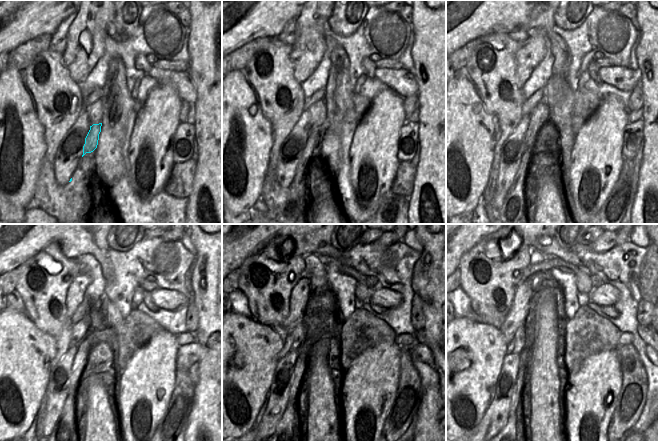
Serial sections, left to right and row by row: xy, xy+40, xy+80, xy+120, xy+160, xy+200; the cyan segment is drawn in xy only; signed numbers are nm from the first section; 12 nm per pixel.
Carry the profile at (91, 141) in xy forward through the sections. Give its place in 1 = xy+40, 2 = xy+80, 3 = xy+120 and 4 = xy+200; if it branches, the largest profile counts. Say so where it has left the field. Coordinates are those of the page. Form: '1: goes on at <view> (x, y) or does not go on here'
1: goes on at xy+40 (313, 146)
2: goes on at xy+80 (512, 203)
3: goes on at xy+120 (64, 427)
4: goes on at xy+200 (511, 420)

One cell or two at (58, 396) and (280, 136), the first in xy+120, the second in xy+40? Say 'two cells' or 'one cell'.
two cells

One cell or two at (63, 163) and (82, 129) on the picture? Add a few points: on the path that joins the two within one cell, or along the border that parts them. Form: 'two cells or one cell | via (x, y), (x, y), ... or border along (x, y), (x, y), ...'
one cell | via (66, 155), (75, 137)

